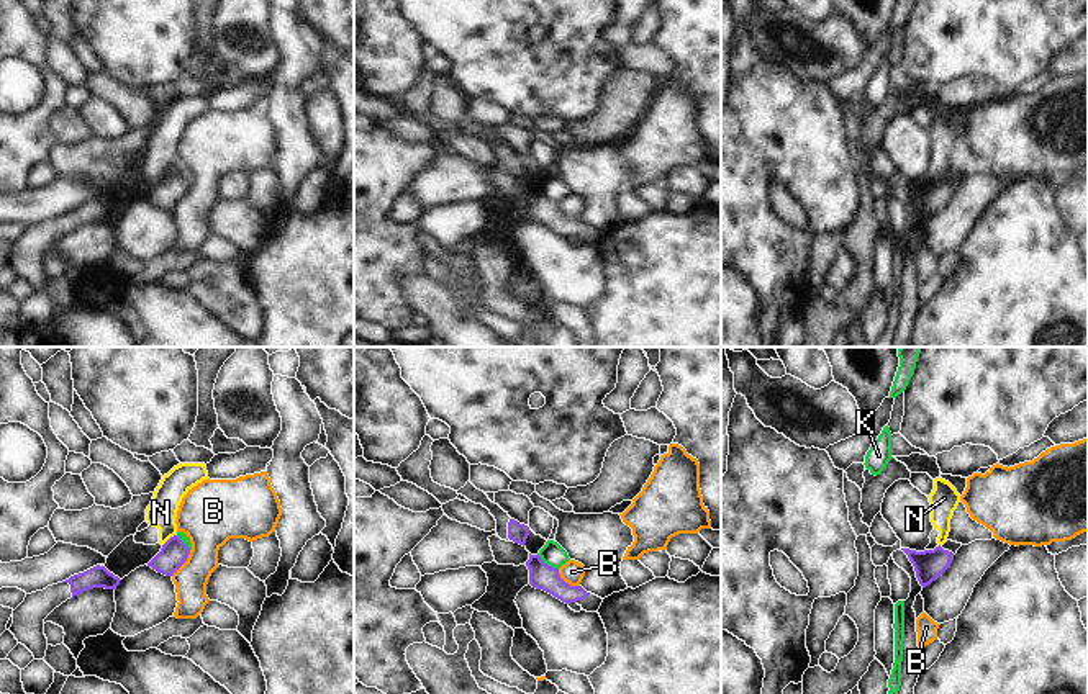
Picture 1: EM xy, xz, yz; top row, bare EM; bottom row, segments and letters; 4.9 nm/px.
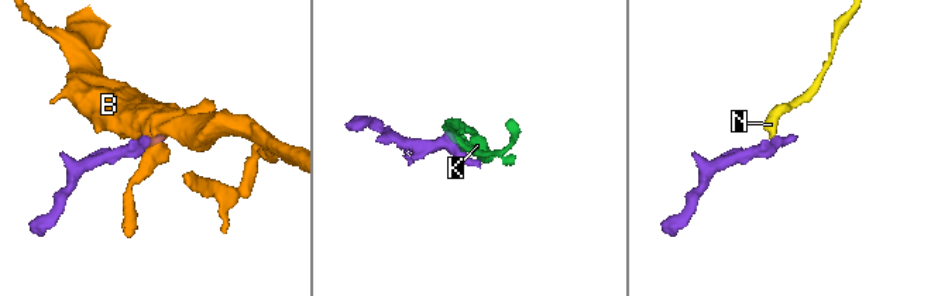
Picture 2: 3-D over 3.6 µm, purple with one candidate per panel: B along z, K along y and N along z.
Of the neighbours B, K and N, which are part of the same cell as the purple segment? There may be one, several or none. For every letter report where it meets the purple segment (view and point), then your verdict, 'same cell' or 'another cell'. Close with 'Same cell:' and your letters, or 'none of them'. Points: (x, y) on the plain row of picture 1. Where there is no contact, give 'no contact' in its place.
B: xz (567, 216) | another cell
K: xz (546, 197) | another cell
N: xy (169, 172) | another cell
Same cell: none of them

